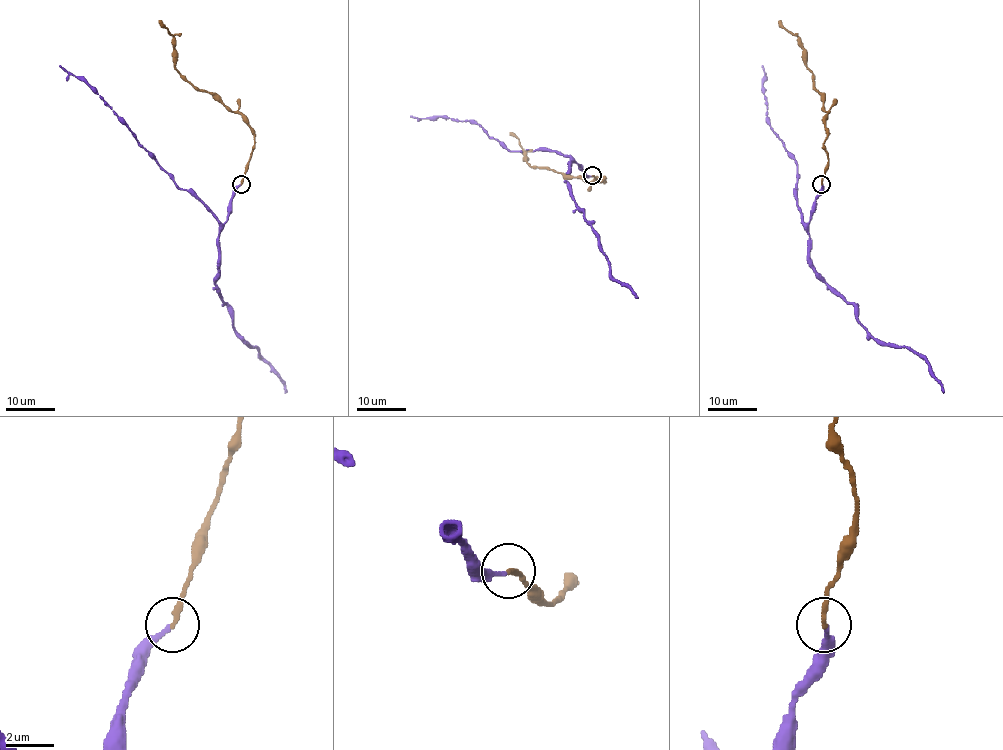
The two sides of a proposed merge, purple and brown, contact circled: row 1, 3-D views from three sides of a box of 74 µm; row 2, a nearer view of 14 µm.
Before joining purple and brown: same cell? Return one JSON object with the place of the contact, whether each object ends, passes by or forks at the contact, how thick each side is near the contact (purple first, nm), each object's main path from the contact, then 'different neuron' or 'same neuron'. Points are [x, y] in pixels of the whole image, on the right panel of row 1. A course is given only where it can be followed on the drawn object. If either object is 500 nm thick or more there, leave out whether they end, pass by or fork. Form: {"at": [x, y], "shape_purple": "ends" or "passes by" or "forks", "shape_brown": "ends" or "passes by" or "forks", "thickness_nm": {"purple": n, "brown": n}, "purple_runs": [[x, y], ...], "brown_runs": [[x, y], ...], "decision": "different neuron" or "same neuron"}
{"at": [821, 184], "shape_purple": "ends", "shape_brown": "ends", "thickness_nm": {"purple": 240, "brown": 240}, "purple_runs": [[822, 184], [808, 230], [811, 268], [853, 305], [856, 320], [875, 339], [921, 354], [944, 392]], "brown_runs": [[821, 184], [828, 162], [824, 145], [827, 130], [824, 98], [814, 88], [813, 73], [798, 38], [779, 21]], "decision": "same neuron"}

